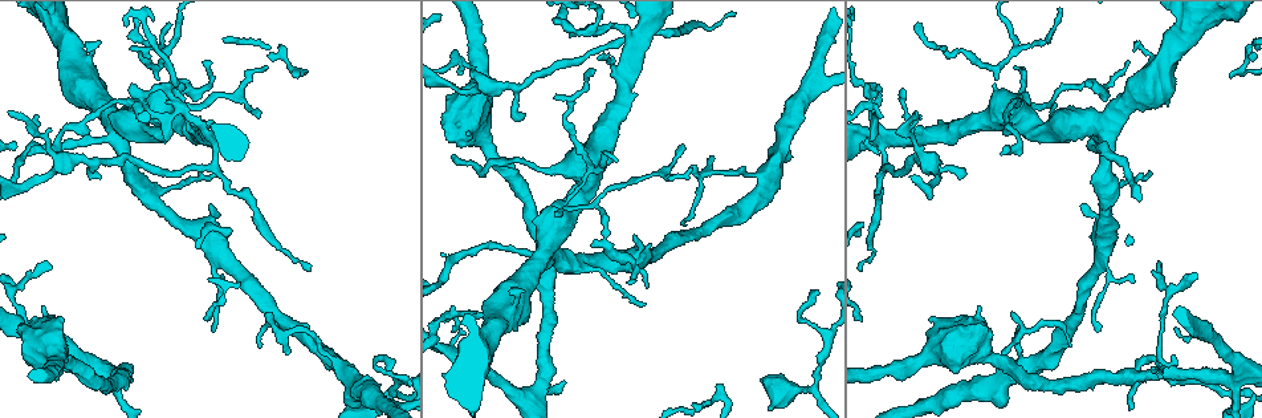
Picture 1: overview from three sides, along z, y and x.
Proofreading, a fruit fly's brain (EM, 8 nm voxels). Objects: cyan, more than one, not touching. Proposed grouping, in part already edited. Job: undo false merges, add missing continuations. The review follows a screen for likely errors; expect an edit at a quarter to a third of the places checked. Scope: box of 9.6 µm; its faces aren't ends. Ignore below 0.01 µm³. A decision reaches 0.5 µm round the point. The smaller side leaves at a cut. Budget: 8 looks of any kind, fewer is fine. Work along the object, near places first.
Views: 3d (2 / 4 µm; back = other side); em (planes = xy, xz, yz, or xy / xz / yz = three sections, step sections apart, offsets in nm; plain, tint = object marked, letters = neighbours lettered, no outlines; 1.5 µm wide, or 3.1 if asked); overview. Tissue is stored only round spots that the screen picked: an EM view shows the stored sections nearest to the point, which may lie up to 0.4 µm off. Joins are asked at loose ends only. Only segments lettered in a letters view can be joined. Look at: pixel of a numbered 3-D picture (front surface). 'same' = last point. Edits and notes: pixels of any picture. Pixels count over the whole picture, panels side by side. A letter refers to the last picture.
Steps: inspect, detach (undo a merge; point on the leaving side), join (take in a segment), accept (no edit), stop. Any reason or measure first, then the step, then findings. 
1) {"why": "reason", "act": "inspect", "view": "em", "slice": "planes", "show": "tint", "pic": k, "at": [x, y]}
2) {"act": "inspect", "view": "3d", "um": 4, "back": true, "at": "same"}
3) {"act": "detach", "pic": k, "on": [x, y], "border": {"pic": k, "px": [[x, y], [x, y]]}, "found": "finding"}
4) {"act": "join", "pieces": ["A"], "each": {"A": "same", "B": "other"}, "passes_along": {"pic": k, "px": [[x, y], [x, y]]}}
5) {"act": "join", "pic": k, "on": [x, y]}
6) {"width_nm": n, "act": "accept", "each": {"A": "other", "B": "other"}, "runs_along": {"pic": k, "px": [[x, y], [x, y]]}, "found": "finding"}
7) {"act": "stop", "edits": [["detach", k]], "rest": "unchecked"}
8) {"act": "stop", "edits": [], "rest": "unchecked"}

{"why": "calibre changes", "act": "inspect", "view": "3d", "um": 4, "back": true, "pic": 1, "at": [390, 397]}

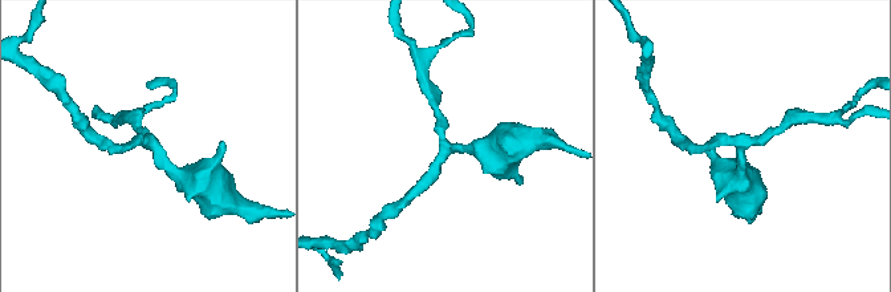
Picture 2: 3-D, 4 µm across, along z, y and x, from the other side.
{"arms": 3, "act": "inspect", "view": "em", "slice": "planes", "show": "letters", "pic": 2, "at": [152, 144]}

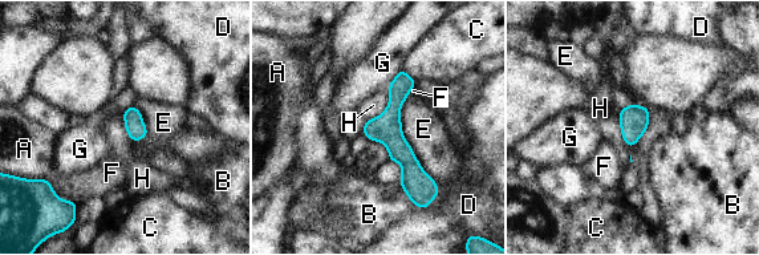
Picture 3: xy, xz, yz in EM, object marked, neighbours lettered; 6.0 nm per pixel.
{"width_nm": 120, "act": "accept", "each": {"A": "other", "B": "other", "C": "other", "D": "other", "E": "other", "F": "other", "G": "other", "H": "other"}, "border": {"pic": 3, "px": [[388, 86], [388, 106], [366, 121]]}, "found": "continuous, no second neuron"}

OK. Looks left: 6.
{"why": "a narrow waist", "act": "inspect", "view": "3d", "um": 4, "pic": 1, "at": [880, 184]}

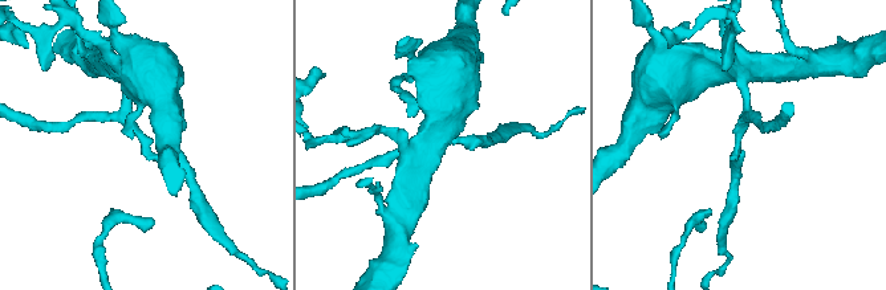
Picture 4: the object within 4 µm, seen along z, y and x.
{"act": "inspect", "view": "em", "slice": "planes", "show": "letters", "pic": 4, "at": [145, 144]}

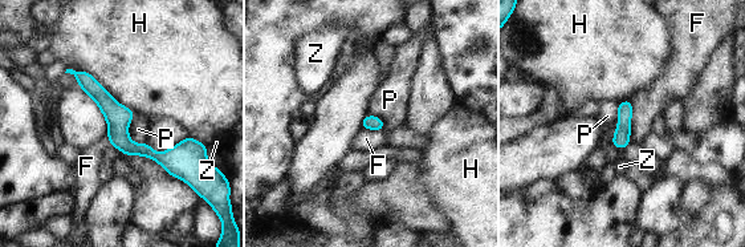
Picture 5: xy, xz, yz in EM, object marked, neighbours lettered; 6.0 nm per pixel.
{"act": "accept", "each": {"F": "other", "H": "other", "P": "other", "Z": "other"}, "runs_along": {"pic": 5, "px": [[78, 75], [133, 149], [178, 157], [194, 144]]}, "found": "all the same neuron"}

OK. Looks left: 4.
{"why": "an open end", "act": "inspect", "view": "em", "slice": "xz", "step": 8, "show": "letters", "pic": 1, "at": [714, 157]}

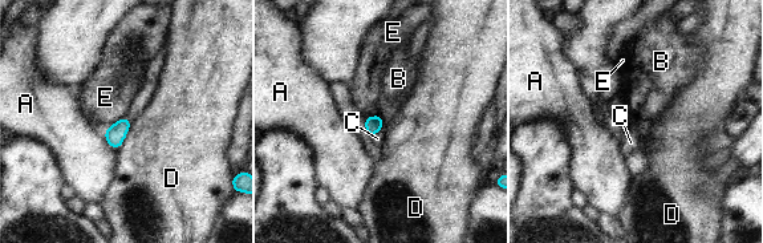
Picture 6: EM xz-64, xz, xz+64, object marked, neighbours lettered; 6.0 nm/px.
{"act": "accept", "each": {"A": "other", "B": "other", "C": "other", "D": "other", "E": "other"}, "found": "no lettered segment goes on from it"}

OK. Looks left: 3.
{"act": "stop", "edits": [], "rest": "unchecked"}

